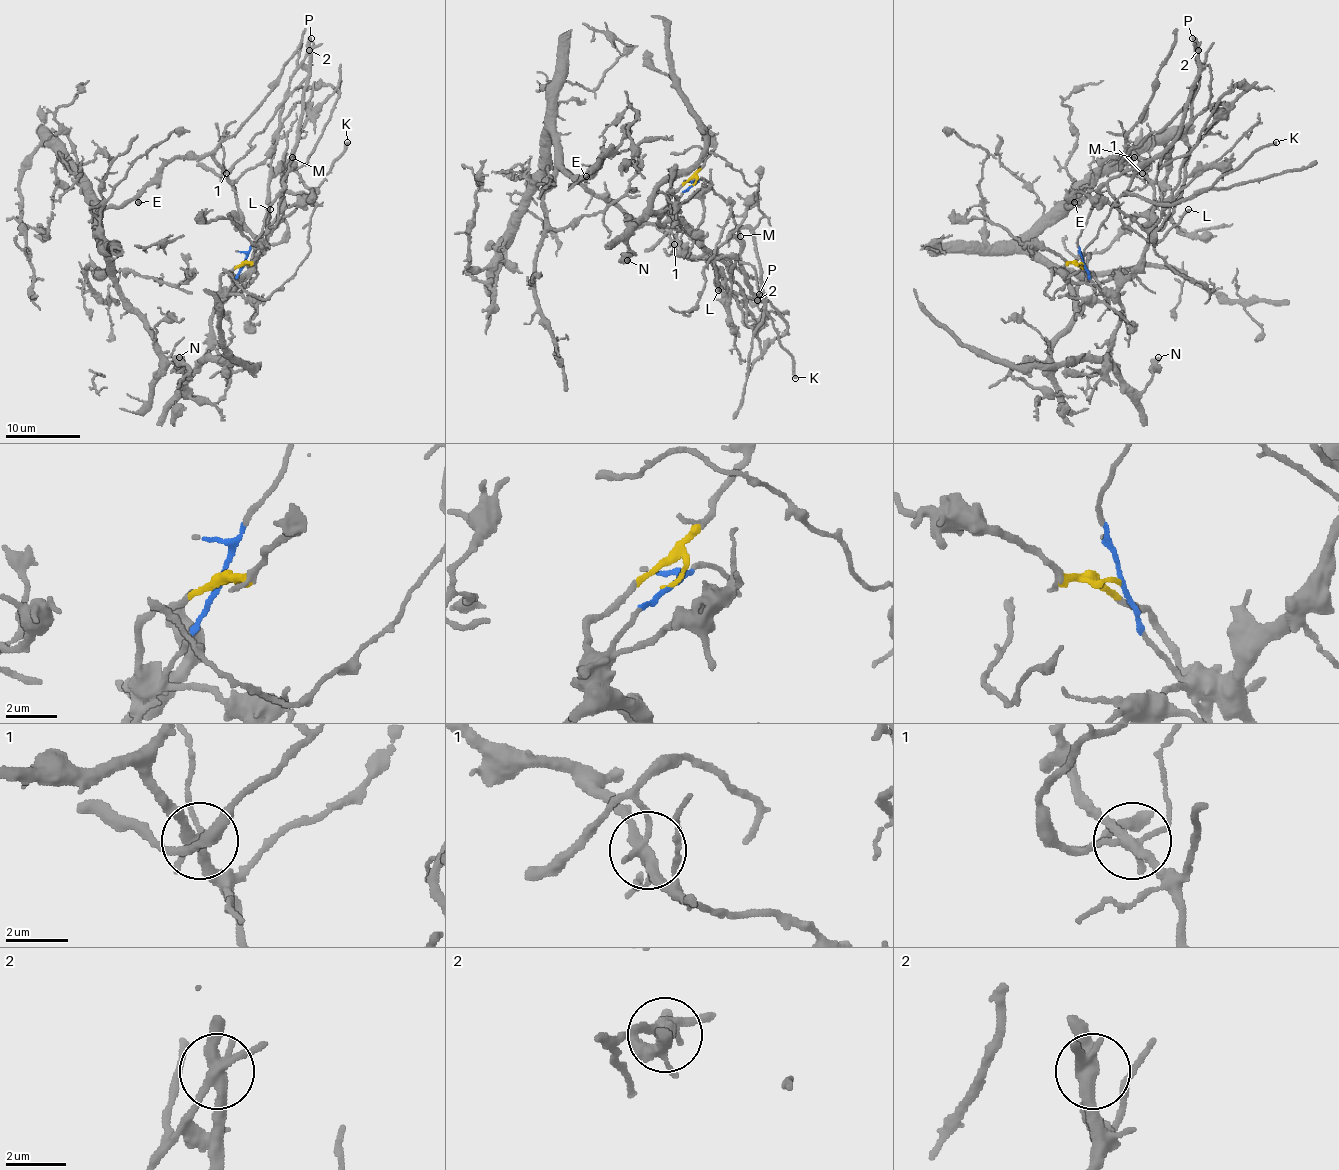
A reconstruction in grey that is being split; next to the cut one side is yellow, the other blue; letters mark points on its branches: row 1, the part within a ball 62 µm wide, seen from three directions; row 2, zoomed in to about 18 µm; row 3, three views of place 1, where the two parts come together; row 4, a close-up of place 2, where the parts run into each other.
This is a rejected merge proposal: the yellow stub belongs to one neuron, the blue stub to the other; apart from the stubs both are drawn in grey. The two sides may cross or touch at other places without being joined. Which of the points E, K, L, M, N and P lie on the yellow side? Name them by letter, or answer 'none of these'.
E, L, N

